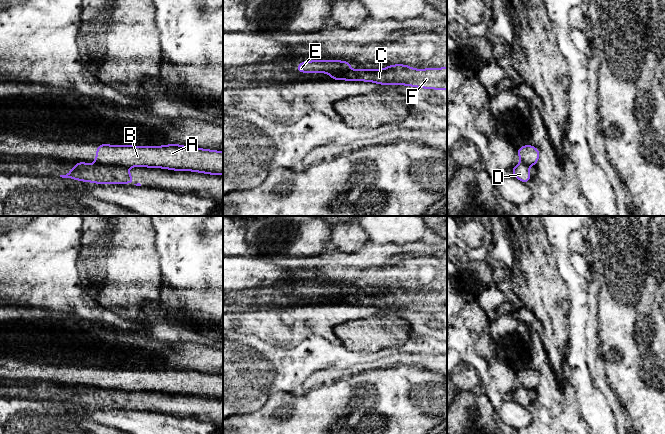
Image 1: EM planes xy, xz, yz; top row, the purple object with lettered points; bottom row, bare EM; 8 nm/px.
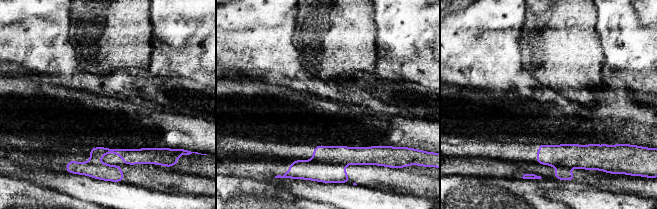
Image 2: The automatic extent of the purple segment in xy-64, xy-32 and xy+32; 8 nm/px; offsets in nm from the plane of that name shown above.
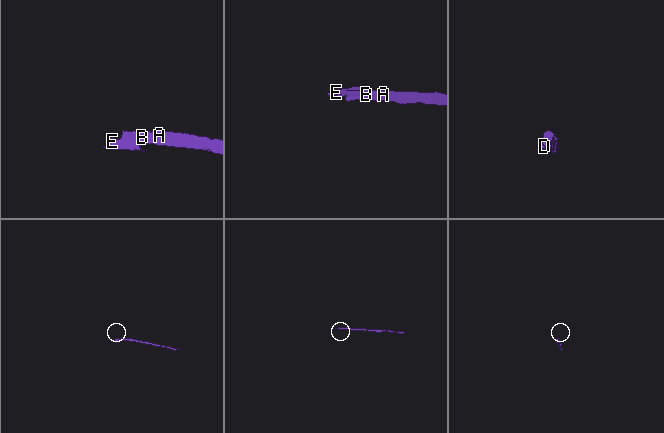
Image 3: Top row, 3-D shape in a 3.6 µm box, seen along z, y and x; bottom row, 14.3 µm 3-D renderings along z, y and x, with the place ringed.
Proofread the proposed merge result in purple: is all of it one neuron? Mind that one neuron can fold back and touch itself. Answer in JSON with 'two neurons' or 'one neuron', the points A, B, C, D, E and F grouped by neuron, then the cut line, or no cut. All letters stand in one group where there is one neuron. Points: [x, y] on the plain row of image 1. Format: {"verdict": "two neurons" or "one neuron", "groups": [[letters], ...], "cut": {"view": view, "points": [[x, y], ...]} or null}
{"verdict": "two neurons", "groups": [["A", "B", "C", "F"], ["D", "E"]], "cut": {"view": "xy", "points": [[95, 386], [121, 389], [127, 392]]}}

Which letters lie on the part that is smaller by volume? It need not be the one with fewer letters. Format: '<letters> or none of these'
D, E

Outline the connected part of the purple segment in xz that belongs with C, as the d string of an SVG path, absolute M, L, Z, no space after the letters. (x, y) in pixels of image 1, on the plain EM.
M393 288L383 293L356 293L327 298L331 300L331 304L336 305L363 305L379 309L447 314L447 291L416 293L406 288Z

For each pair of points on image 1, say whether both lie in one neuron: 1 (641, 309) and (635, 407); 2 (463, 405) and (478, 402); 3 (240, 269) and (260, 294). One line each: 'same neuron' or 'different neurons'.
1: same neuron
2: same neuron
3: different neurons

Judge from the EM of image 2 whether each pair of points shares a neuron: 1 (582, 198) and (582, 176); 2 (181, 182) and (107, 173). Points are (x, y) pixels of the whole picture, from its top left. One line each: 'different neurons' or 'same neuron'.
1: different neurons
2: same neuron

